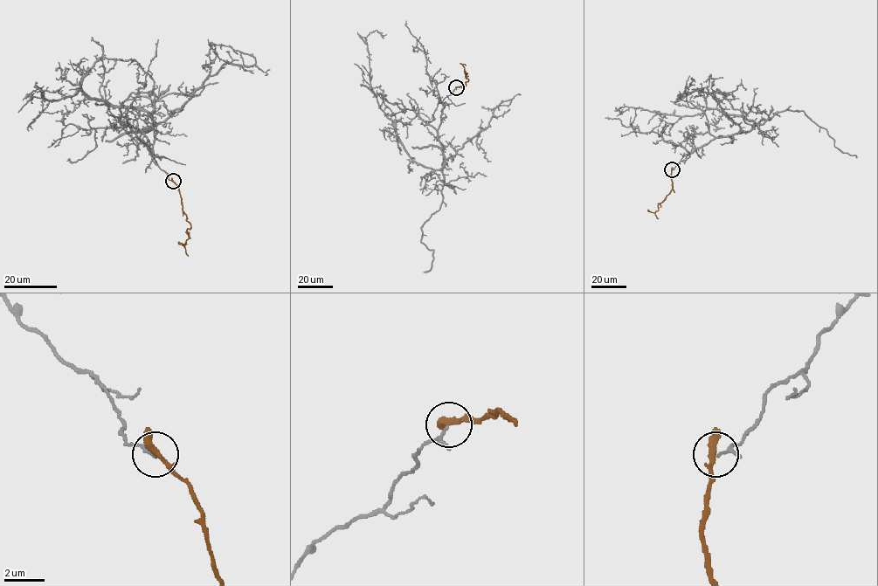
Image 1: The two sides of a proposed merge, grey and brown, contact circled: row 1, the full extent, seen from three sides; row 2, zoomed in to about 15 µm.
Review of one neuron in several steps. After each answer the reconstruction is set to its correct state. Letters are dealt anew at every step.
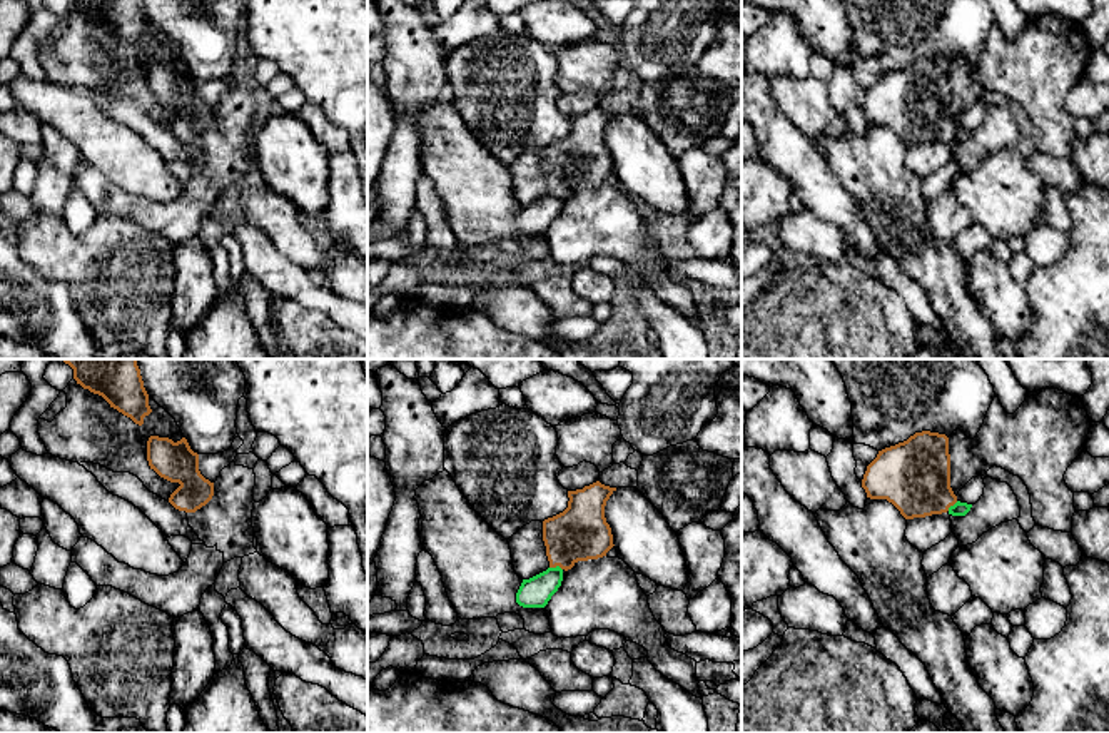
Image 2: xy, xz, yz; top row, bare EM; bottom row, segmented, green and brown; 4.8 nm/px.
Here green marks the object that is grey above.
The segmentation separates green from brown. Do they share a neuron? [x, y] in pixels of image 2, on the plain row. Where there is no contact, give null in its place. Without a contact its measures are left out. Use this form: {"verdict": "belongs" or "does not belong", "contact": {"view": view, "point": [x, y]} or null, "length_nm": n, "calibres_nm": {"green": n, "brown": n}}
{"verdict": "does not belong", "contact": {"view": "xz", "point": [557, 192]}, "length_nm": 70, "calibres_nm": {"green": 150, "brown": 260}}

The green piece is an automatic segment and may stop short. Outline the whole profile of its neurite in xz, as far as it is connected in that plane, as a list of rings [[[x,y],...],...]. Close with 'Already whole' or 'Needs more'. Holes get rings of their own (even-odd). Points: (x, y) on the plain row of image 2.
[[[560,192],[548,194],[529,205],[523,205],[516,219],[516,229],[523,234],[544,234],[561,212],[561,207],[563,195]]]. Already whole

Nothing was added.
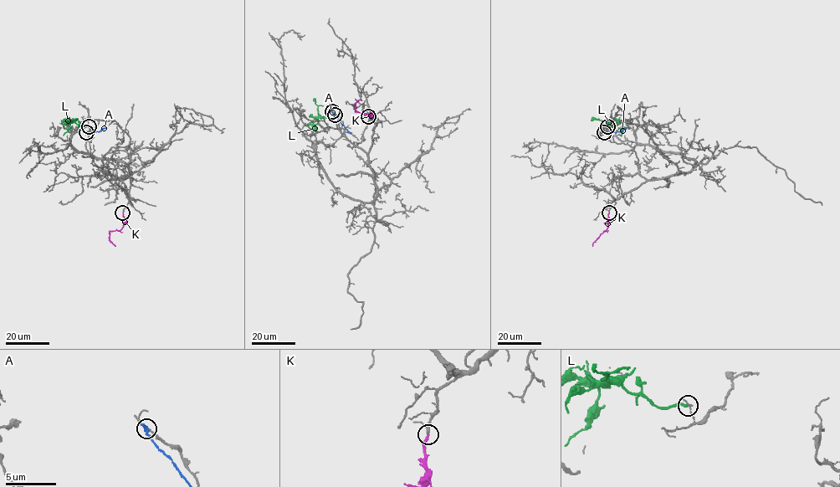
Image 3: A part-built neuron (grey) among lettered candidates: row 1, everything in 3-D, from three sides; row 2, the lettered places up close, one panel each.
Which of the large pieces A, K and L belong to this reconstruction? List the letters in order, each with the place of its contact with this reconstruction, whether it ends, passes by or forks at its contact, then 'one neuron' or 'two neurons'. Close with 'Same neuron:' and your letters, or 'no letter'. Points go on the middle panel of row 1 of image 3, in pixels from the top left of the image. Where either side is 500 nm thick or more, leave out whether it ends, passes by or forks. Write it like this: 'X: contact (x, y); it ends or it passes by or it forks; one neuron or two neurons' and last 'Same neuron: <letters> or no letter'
A: contact (332, 111); it ends; two neurons
K: contact (368, 116); it ends; one neuron
L: contact (335, 115); it ends; two neurons
Same neuron: K

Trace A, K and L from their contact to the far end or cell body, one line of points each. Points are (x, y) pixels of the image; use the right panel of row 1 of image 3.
A: (604, 132), (621, 131), (625, 127)
K: (609, 212), (608, 227), (593, 246)
L: (606, 126), (612, 127), (610, 121), (620, 122), (621, 135)

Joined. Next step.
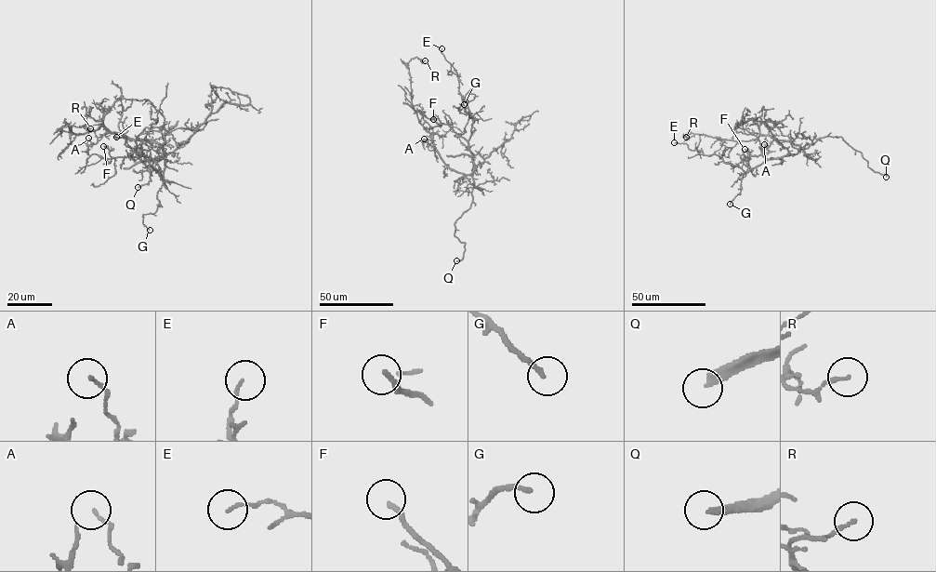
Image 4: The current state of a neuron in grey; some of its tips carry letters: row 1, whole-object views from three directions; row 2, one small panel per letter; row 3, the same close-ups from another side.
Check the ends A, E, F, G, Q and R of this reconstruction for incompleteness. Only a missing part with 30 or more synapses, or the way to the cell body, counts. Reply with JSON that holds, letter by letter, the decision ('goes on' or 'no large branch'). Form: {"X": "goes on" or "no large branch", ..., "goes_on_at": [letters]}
{"A": "no large branch", "E": "no large branch", "F": "no large branch", "G": "no large branch", "Q": "goes on", "R": "no large branch", "goes_on_at": ["Q"]}

